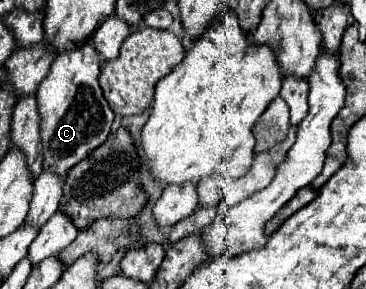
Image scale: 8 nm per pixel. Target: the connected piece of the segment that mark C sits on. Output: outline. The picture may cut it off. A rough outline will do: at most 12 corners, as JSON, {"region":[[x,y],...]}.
{"region":[[86,43],[36,91],[42,169],[64,177],[110,135],[114,113]]}

